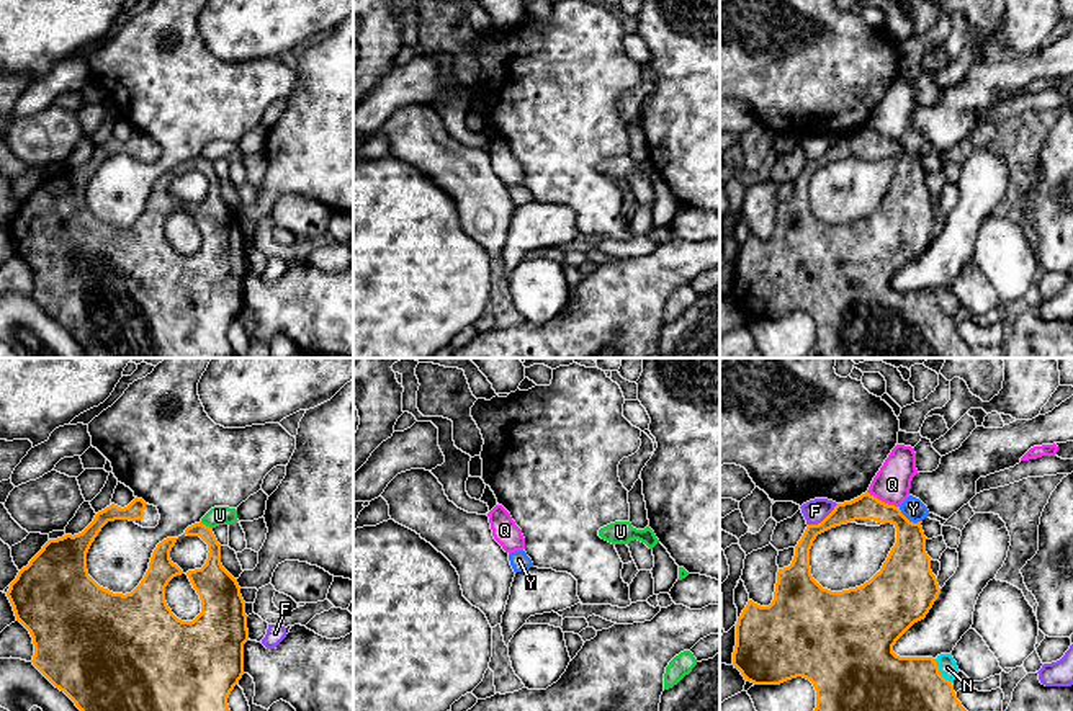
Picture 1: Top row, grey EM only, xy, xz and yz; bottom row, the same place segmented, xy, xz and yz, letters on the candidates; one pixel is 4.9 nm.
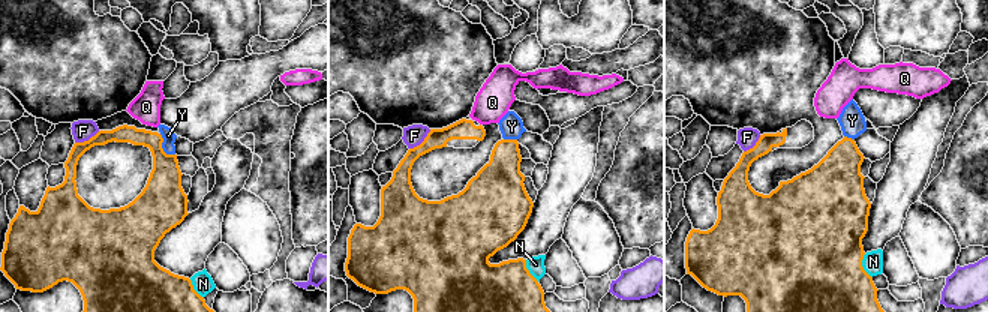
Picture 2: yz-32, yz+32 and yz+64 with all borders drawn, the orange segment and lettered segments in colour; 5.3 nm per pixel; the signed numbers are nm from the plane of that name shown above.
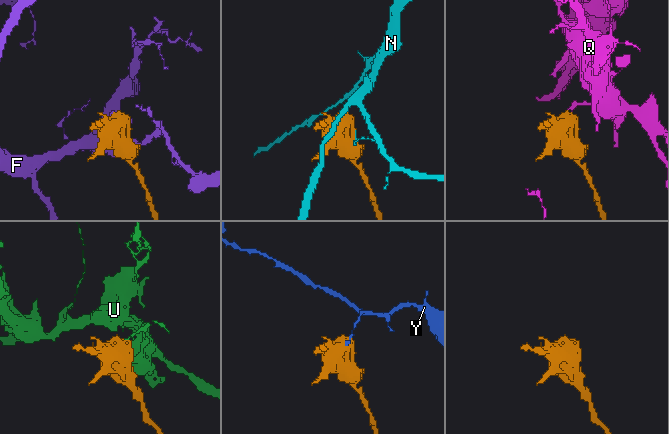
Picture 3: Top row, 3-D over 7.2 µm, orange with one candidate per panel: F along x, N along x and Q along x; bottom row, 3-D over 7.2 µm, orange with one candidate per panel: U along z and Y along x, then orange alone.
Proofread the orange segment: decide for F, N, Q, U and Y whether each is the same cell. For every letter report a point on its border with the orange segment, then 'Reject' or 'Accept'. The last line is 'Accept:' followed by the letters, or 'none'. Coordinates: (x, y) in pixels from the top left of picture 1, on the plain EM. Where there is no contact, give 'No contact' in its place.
F: Touches orange at yz (825, 152). Reject
N: Touches orange at yz (939, 306). Reject
Q: Touches orange at yz (884, 136). Reject
U: Touches orange at xy (205, 159). Reject
Y: Touches orange at yz (908, 154). Reject
Accept: none

